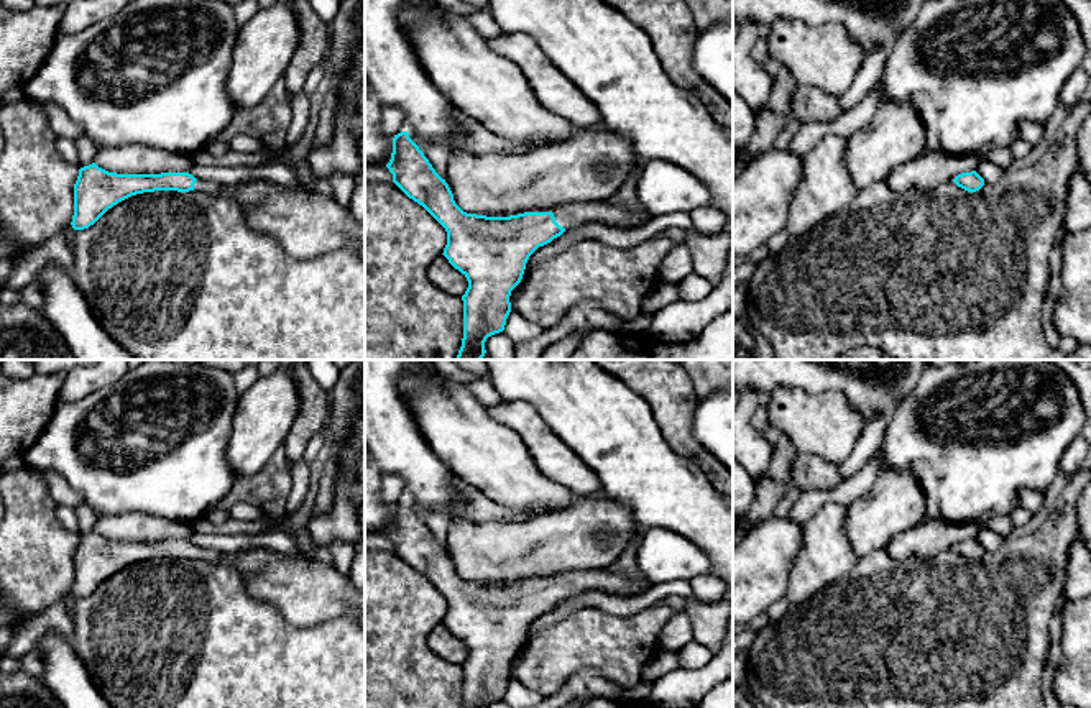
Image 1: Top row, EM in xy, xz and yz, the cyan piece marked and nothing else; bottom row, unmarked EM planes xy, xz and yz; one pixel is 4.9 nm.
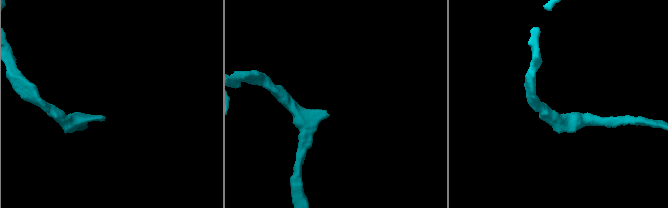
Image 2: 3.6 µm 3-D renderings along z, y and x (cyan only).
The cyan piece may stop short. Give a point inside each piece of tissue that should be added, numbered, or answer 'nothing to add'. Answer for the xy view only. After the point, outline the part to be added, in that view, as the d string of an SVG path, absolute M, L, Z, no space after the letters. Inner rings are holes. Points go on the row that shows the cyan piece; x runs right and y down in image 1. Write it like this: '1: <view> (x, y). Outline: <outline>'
1: xy (306, 224). Outline: M200 179L194 191L233 194L250 227L274 237L291 256L314 258L342 248L365 251L365 223L355 222L335 199L315 191L266 181L220 186Z

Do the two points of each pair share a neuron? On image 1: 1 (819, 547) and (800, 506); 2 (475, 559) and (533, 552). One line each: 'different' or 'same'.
1: different
2: same

